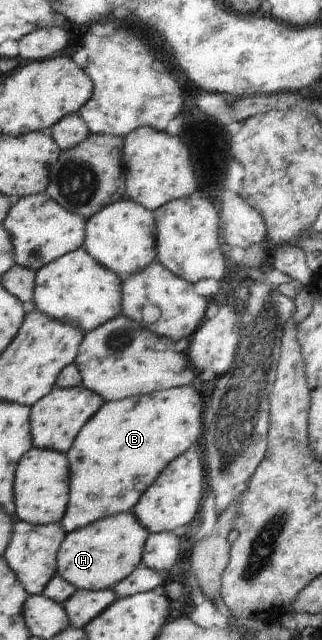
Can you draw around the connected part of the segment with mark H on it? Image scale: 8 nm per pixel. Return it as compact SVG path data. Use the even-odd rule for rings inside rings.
M131 510L98 520L85 528L68 533L58 552L58 574L78 589L100 591L113 589L143 564L142 556L150 529Z

